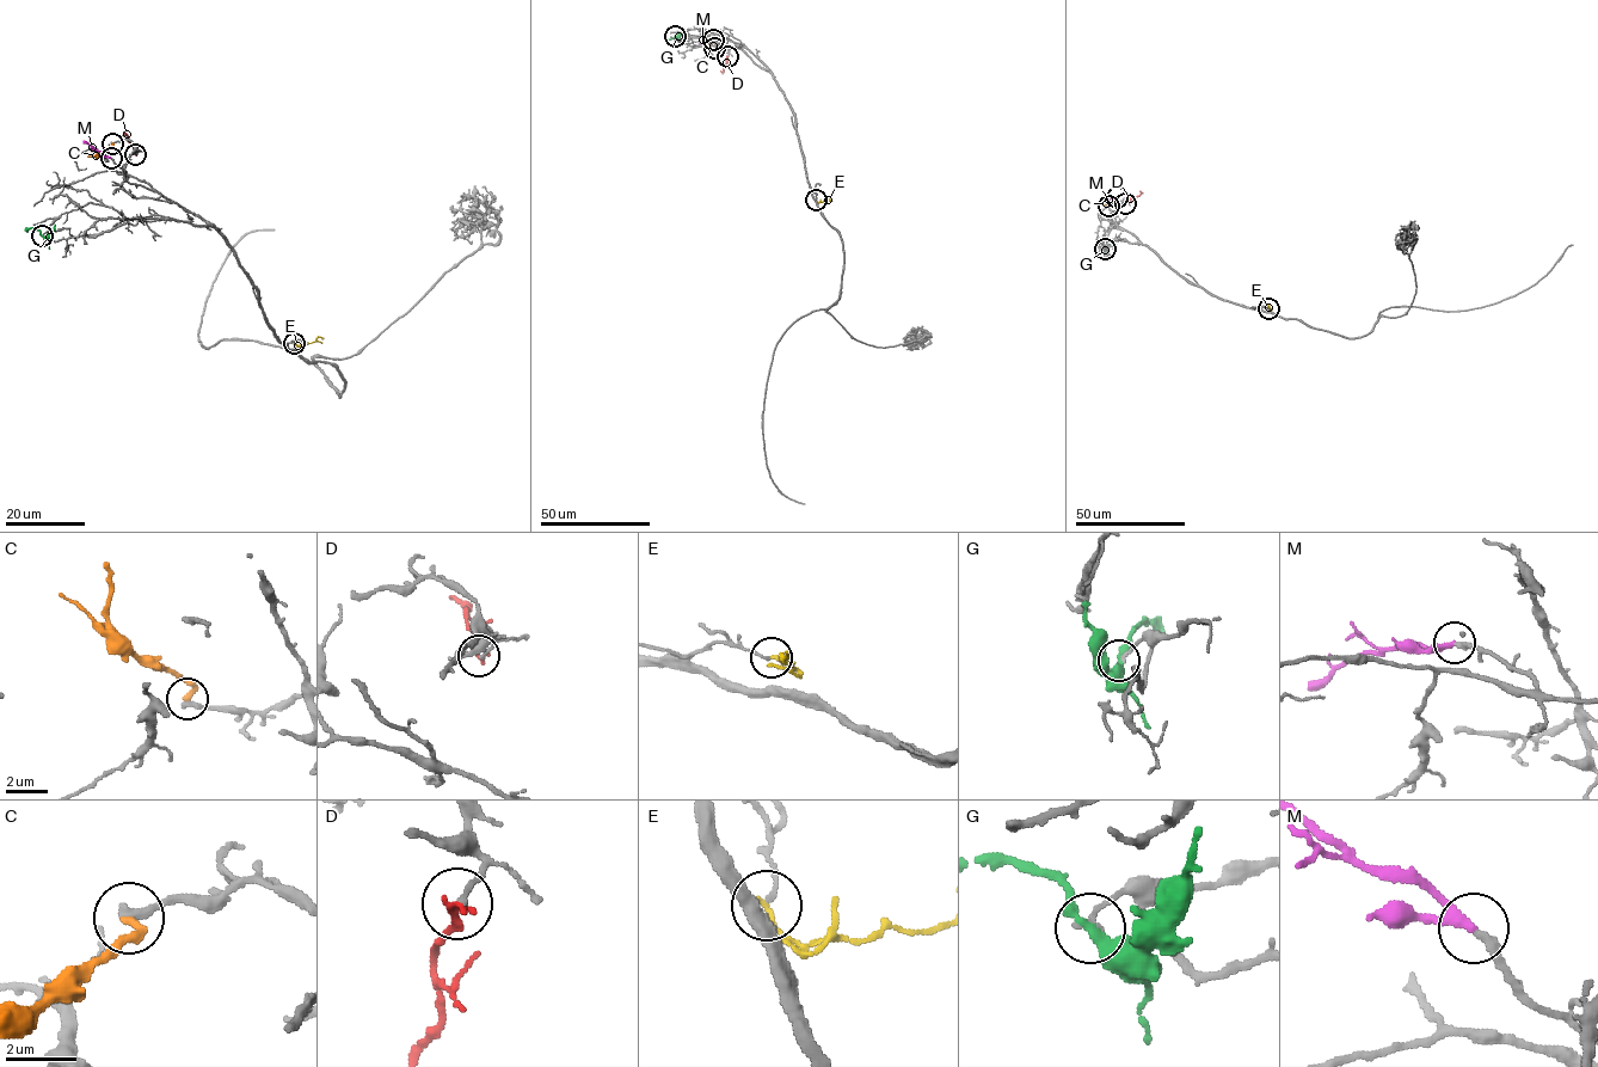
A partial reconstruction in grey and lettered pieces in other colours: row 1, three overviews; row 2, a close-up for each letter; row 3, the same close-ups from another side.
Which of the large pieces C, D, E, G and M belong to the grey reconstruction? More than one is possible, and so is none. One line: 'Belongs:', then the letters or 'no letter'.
Belongs: M

